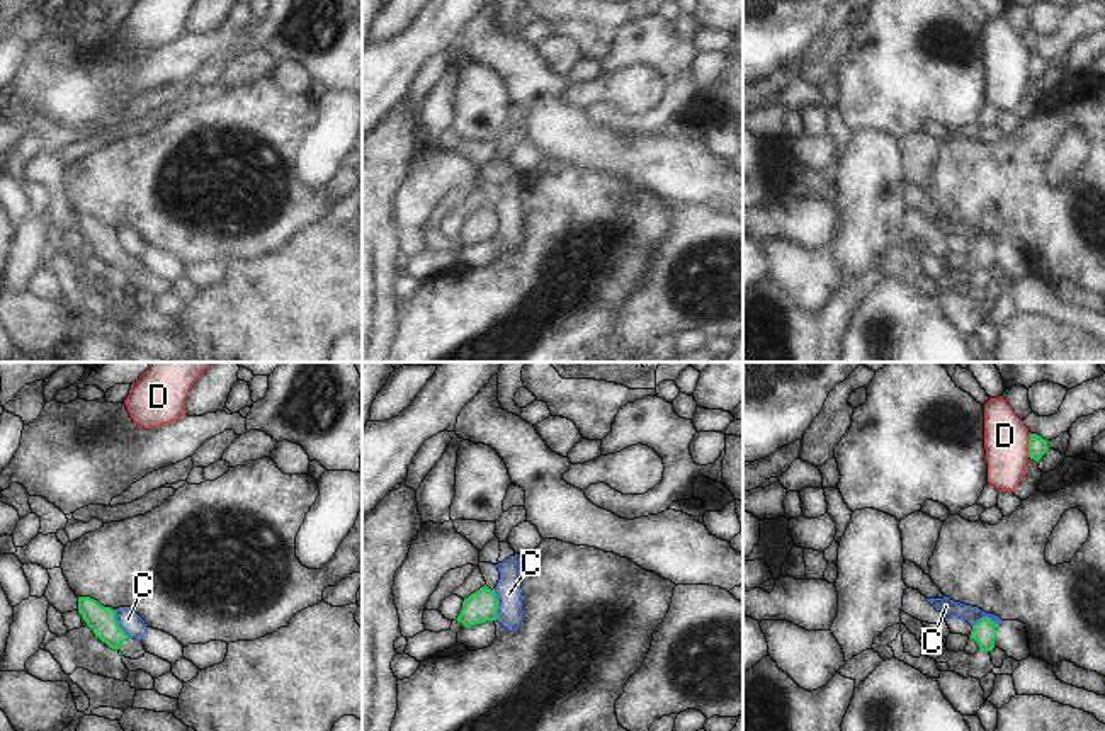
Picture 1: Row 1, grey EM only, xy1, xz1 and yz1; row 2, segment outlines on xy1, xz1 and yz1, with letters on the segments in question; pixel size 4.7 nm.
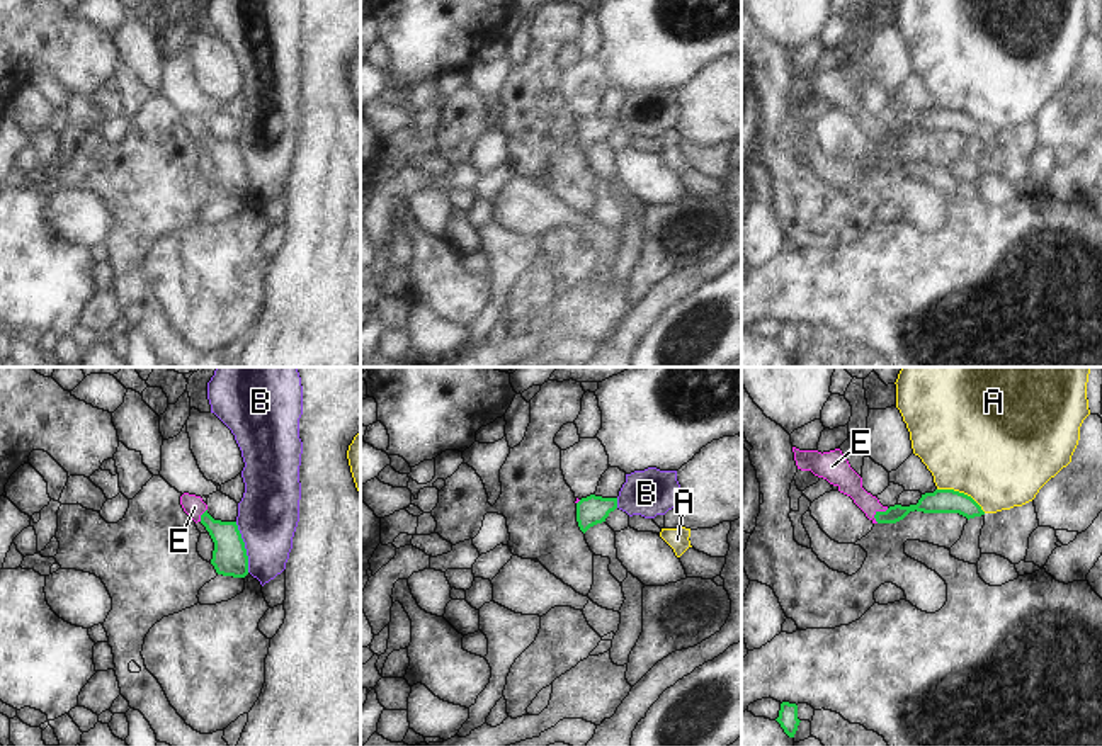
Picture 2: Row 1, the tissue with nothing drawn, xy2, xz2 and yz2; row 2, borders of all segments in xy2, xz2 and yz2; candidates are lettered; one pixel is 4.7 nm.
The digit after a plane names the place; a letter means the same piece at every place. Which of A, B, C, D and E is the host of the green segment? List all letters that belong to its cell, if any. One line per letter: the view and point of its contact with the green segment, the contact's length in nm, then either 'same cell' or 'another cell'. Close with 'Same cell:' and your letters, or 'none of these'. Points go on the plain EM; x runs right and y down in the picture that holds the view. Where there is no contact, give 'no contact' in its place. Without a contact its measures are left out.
A: meets green in yz2 at (961, 113); contact 260 nm long; another cell
B: meets green in xy2 at (244, 167); contact 240 nm long; another cell
C: meets green in xz1 at (497, 223); contact 150 nm long; another cell
D: meets green in yz1 at (1029, 65); contact 110 nm long; another cell
E: meets green in yz2 at (878, 131); contact 90 nm long; same cell
Same cell: E

